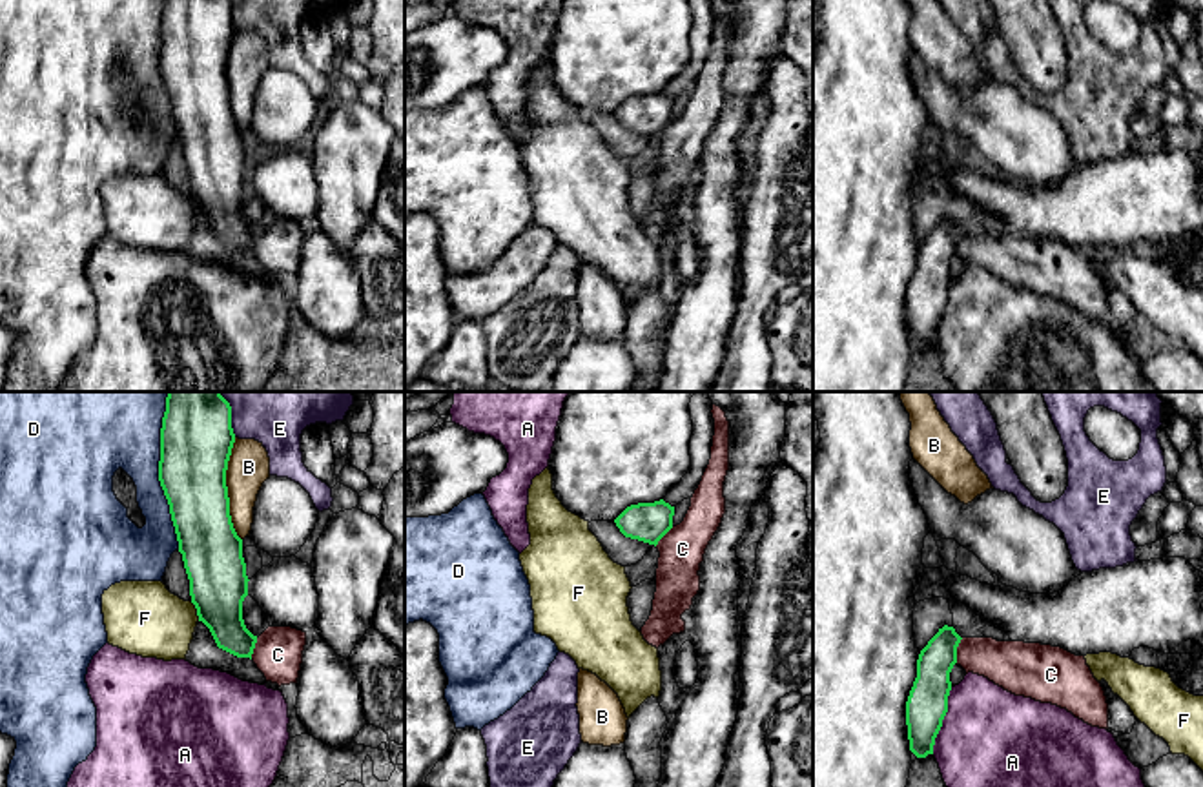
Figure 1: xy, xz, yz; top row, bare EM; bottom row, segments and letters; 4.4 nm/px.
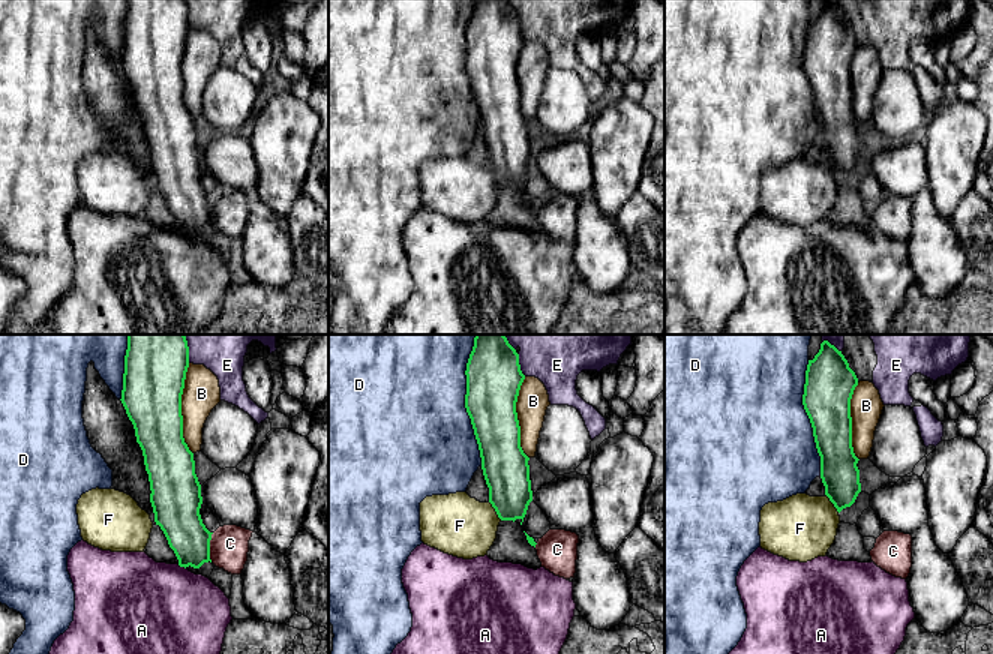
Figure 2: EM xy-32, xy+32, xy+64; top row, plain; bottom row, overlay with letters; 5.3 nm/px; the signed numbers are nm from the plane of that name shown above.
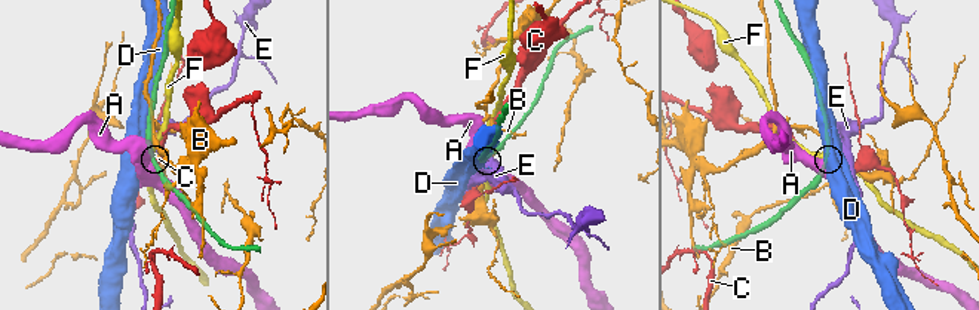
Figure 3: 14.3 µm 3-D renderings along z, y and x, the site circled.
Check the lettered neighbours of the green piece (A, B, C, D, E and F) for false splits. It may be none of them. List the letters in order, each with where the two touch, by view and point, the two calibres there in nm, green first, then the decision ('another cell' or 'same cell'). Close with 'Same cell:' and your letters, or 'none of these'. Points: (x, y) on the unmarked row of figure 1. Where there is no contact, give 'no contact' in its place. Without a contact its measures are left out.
A: contact yz (943, 310); calibres 180 and 480 nm; another cell
B: contact xy (226, 81); calibres 320 and 190 nm; another cell
C: contact yz (956, 243); calibres 180 and 200 nm; another cell
D: contact xy (159, 71); calibres 320 and 280 nm; another cell
E: contact xy (230, 15); calibres 320 and 190 nm; another cell
F: contact xy (197, 203); calibres 260 and 320 nm; another cell
Same cell: none of these

